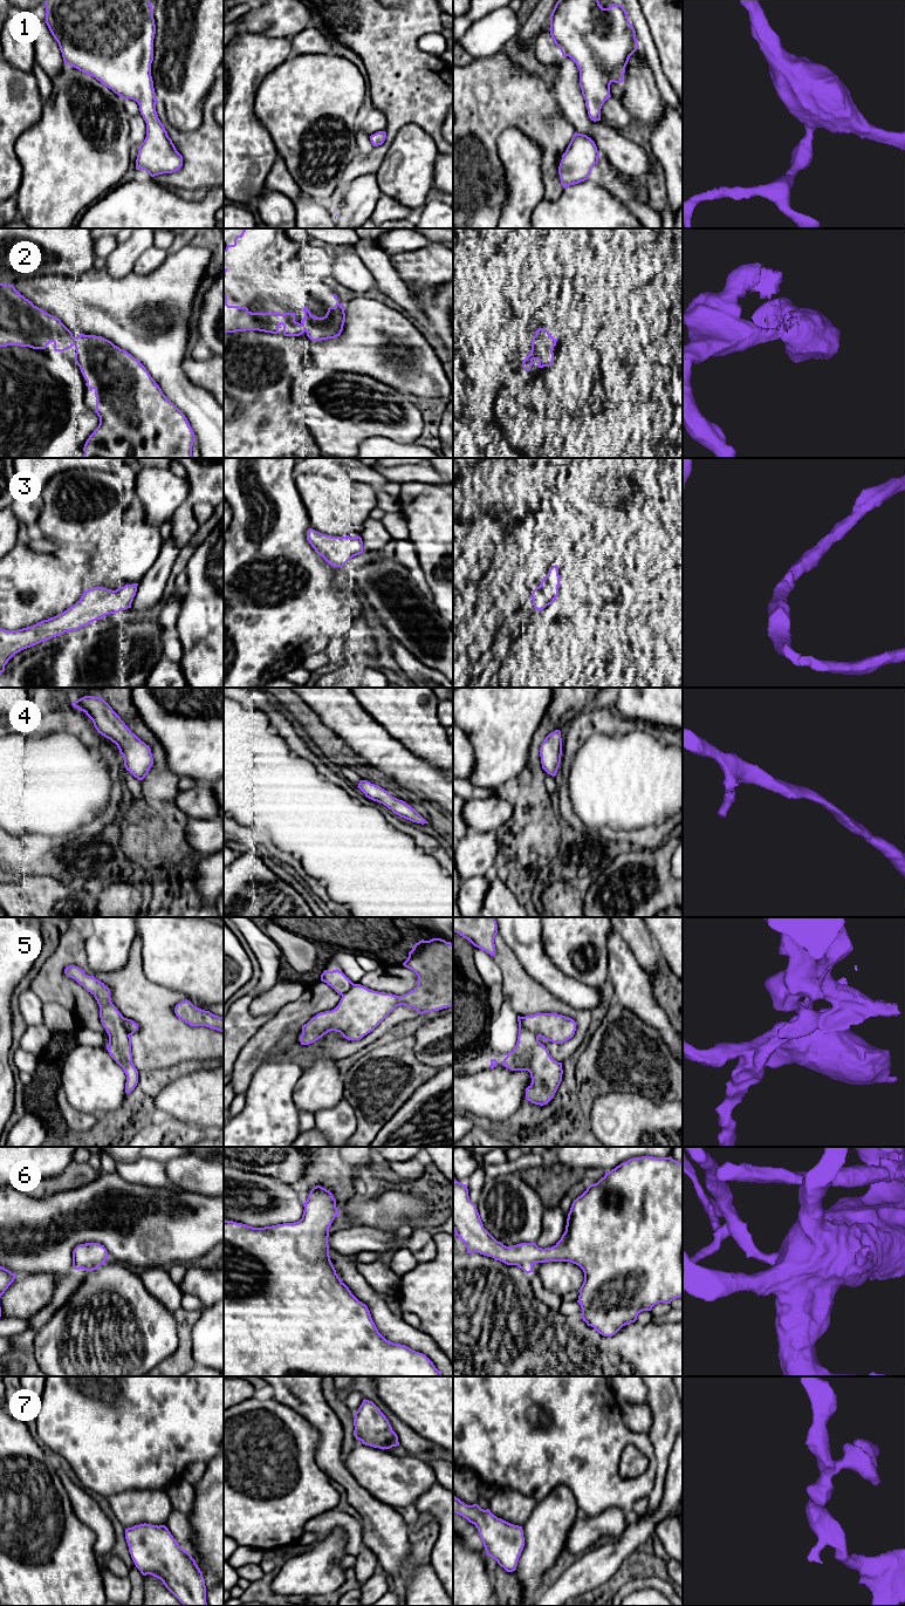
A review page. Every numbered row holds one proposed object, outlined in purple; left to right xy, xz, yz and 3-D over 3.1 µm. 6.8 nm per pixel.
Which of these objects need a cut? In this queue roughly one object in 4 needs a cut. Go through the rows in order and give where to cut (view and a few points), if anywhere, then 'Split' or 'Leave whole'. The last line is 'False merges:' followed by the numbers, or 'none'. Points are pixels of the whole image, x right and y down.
1: No split. Leave whole
2: No split. Leave whole
3: No split. Leave whole
4: No split. Leave whole
5: No split. Leave whole
6: No split. Leave whole
7: No split. Leave whole
False merges: none

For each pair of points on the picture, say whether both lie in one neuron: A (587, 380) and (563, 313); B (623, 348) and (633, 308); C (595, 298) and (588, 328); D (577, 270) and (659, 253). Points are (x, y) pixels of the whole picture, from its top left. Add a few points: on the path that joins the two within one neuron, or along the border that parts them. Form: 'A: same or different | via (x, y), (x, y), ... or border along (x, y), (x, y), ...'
A: different | border along (567, 337), (573, 337), (588, 344)
B: same | via (623, 339), (633, 318)
C: same | via (588, 305), (588, 321)
D: same | via (597, 257), (635, 255), (639, 253)

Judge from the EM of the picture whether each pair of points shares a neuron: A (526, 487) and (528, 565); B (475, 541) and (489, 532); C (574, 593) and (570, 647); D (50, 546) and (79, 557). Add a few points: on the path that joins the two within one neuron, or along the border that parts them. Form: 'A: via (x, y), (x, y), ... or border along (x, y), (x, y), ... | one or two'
A: border along (554, 511), (532, 514), (516, 525) | two
B: via (479, 538), (486, 532) | one
C: border along (568, 598), (583, 602), (597, 615) | two
D: via (57, 549), (72, 555) | one

